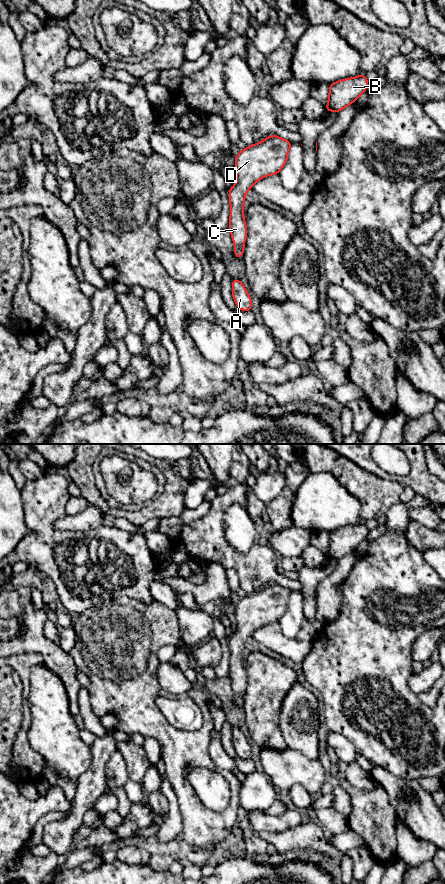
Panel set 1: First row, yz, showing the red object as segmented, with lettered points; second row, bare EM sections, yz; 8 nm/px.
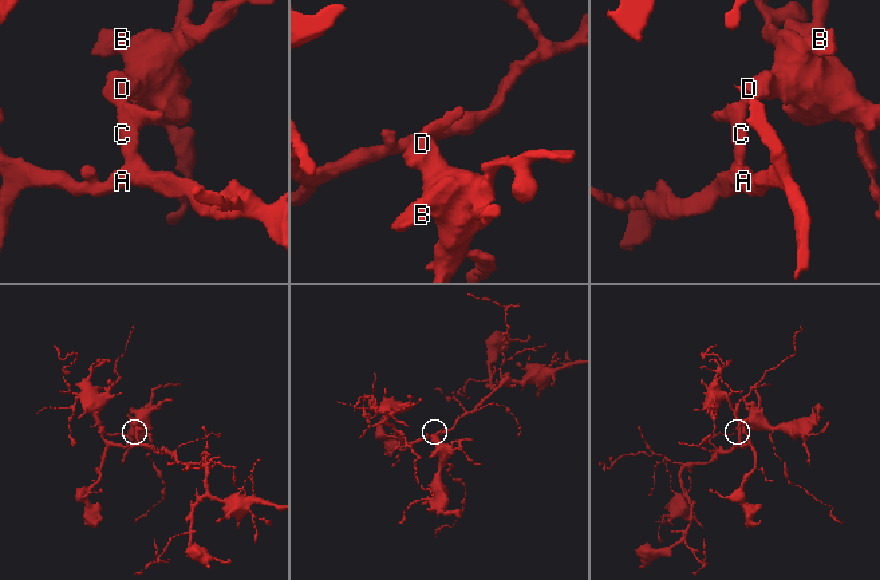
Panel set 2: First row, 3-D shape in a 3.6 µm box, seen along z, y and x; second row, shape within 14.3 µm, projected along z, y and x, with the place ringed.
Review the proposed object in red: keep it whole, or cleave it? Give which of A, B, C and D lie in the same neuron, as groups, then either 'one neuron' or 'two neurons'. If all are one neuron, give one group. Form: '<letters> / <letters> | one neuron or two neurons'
A B C D | one neuron

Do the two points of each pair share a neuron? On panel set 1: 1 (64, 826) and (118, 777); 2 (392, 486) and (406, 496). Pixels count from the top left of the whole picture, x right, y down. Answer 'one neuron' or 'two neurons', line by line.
1: two neurons
2: two neurons

